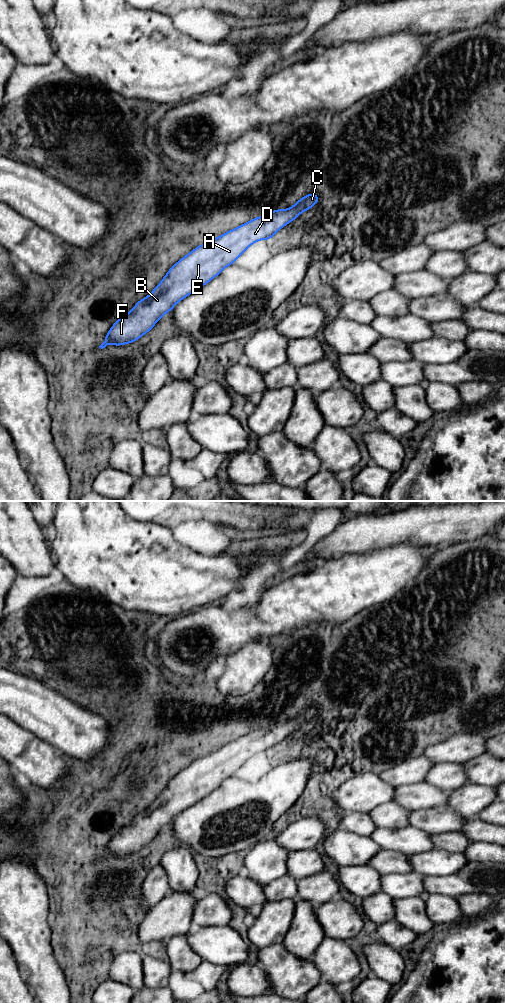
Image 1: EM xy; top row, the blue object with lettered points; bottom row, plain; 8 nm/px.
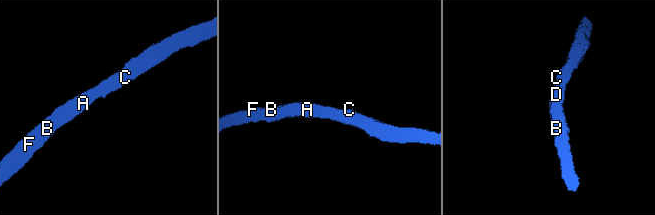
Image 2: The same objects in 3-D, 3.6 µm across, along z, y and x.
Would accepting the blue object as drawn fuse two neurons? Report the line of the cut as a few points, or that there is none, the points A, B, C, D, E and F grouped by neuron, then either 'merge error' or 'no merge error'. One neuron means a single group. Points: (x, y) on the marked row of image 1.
no cut | A B C D E F | no merge error

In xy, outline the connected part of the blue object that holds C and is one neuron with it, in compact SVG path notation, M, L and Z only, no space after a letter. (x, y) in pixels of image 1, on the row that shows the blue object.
M309 193L288 209L270 211L194 248L169 269L147 297L139 300L129 313L118 318L106 333L106 340L99 348L103 349L107 345L121 346L141 338L178 302L218 276L224 268L232 265L248 247L261 239L269 241L278 230L294 221L303 211L311 209L319 200L320 197L316 193Z

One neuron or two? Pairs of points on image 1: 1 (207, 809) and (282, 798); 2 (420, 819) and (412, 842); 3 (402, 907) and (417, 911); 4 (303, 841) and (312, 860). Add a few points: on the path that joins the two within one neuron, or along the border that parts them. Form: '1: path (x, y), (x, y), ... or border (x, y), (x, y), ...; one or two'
1: path (226, 807), (250, 797), (263, 797); one
2: border (408, 824), (430, 835); two
3: path (406, 910), (413, 911); one
4: border (314, 848), (289, 852); two

